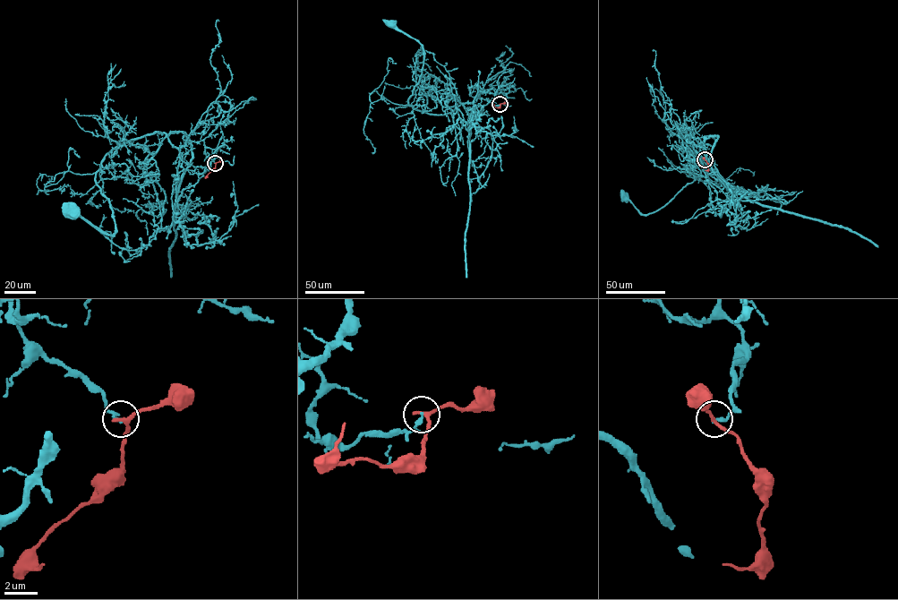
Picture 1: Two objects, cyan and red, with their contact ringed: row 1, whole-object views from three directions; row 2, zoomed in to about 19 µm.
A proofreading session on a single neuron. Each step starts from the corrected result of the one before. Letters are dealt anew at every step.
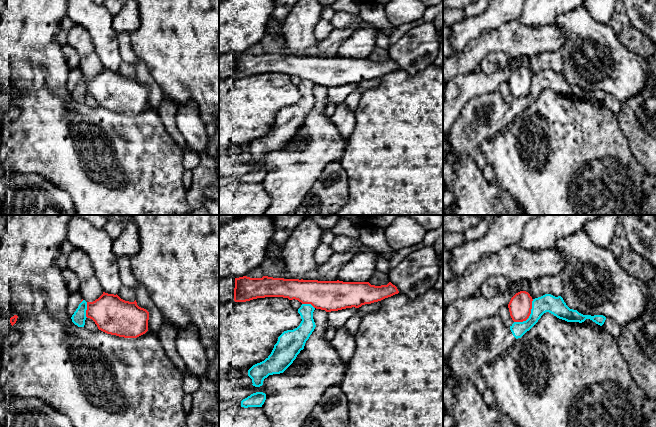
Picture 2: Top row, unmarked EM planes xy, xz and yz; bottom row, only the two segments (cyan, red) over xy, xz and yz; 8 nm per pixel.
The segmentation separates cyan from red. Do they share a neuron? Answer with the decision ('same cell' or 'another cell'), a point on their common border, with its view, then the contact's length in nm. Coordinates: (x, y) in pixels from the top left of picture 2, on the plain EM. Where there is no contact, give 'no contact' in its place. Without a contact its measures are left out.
another cell; contact yz (530, 91); length 240 nm

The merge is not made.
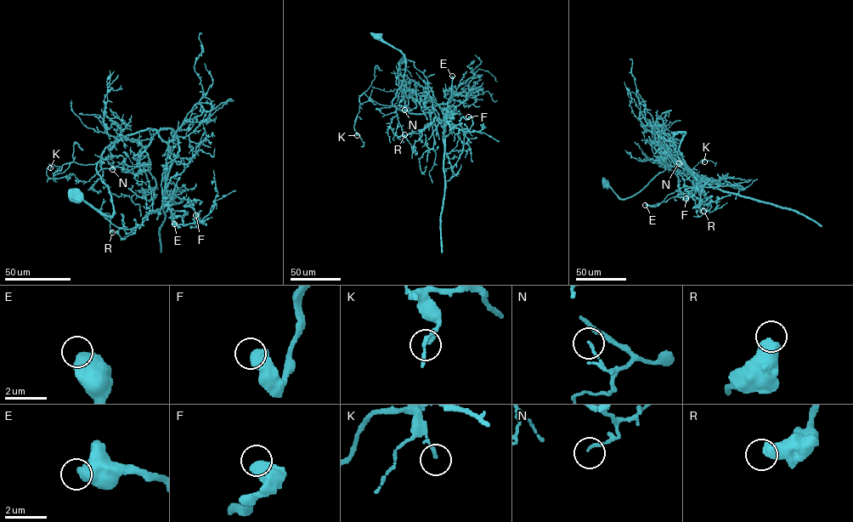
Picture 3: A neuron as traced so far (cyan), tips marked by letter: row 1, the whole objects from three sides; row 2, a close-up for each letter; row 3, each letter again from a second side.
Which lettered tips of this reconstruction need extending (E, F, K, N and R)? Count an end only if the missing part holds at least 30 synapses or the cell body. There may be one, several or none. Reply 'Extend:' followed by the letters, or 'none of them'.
Extend: none of them

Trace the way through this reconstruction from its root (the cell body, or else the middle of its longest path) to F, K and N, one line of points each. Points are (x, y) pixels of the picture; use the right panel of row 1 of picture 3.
F: (605, 183), (621, 199), (640, 192), (674, 159), (679, 132), (681, 162), (738, 189), (686, 198)
K: (605, 183), (625, 199), (640, 192), (675, 159), (667, 158), (663, 164), (673, 171), (704, 161)
N: (605, 183), (618, 196), (625, 199), (640, 192), (666, 168), (675, 155), (679, 163)

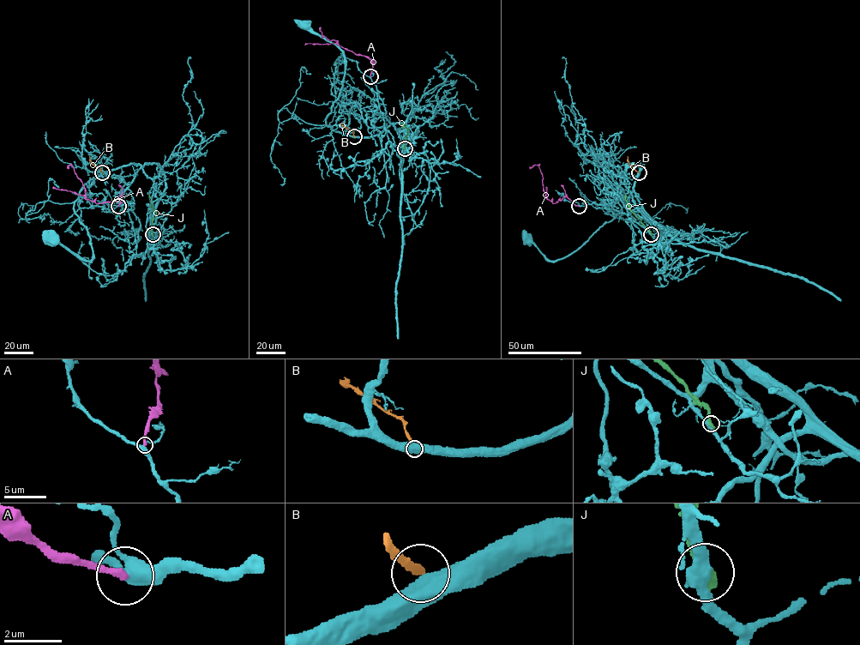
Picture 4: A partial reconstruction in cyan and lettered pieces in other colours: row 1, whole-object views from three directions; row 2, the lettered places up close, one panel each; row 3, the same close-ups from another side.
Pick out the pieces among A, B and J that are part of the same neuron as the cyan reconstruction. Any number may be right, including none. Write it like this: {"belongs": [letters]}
{"belongs": []}

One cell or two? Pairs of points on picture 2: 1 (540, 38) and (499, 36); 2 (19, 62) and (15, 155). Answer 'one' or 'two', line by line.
1: one
2: one

